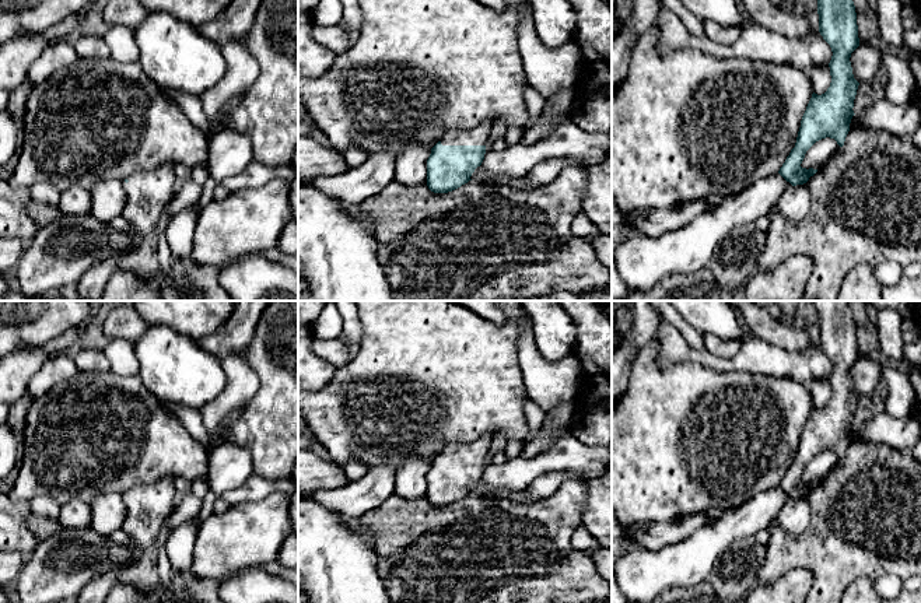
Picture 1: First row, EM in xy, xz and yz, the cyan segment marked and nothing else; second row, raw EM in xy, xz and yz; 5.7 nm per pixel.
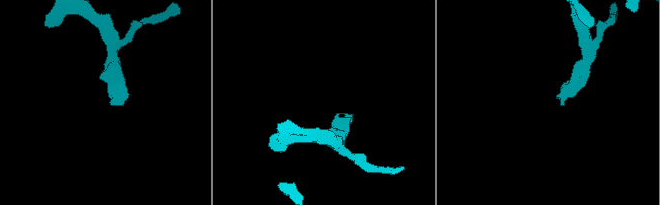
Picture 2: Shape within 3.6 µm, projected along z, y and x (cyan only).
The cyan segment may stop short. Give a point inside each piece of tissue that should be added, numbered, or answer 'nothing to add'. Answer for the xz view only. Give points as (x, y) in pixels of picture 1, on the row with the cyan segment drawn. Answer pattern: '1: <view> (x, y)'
1: xz (479, 242)

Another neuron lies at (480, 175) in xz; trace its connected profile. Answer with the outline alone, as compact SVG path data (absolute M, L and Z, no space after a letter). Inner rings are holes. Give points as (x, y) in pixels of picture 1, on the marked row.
M481 165L474 169L470 179L479 183L507 185L509 187L523 192L530 192L540 187L540 185L535 185L529 179L529 176L521 176L521 178L494 176L488 173Z

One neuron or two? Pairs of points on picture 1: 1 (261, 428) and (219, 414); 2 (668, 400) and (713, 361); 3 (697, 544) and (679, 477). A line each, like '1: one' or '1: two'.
1: two
2: two
3: two

